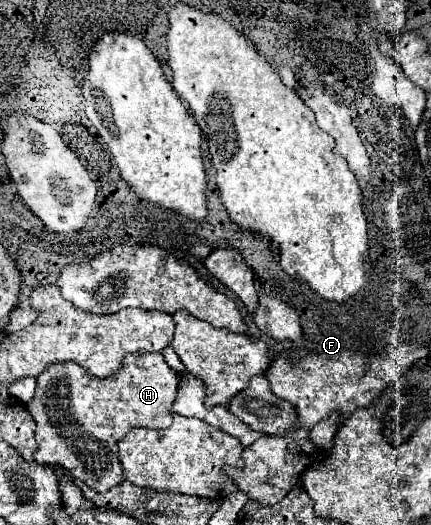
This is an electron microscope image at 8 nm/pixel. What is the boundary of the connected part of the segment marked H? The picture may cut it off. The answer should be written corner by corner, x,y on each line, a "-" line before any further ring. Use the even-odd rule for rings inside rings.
162,354
128,356
122,372
98,380
78,364
54,364
38,376
36,396
28,412
36,420
36,462
64,466
94,492
108,492
124,482
118,442
138,426
168,428
172,402
178,388
178,374
166,364

